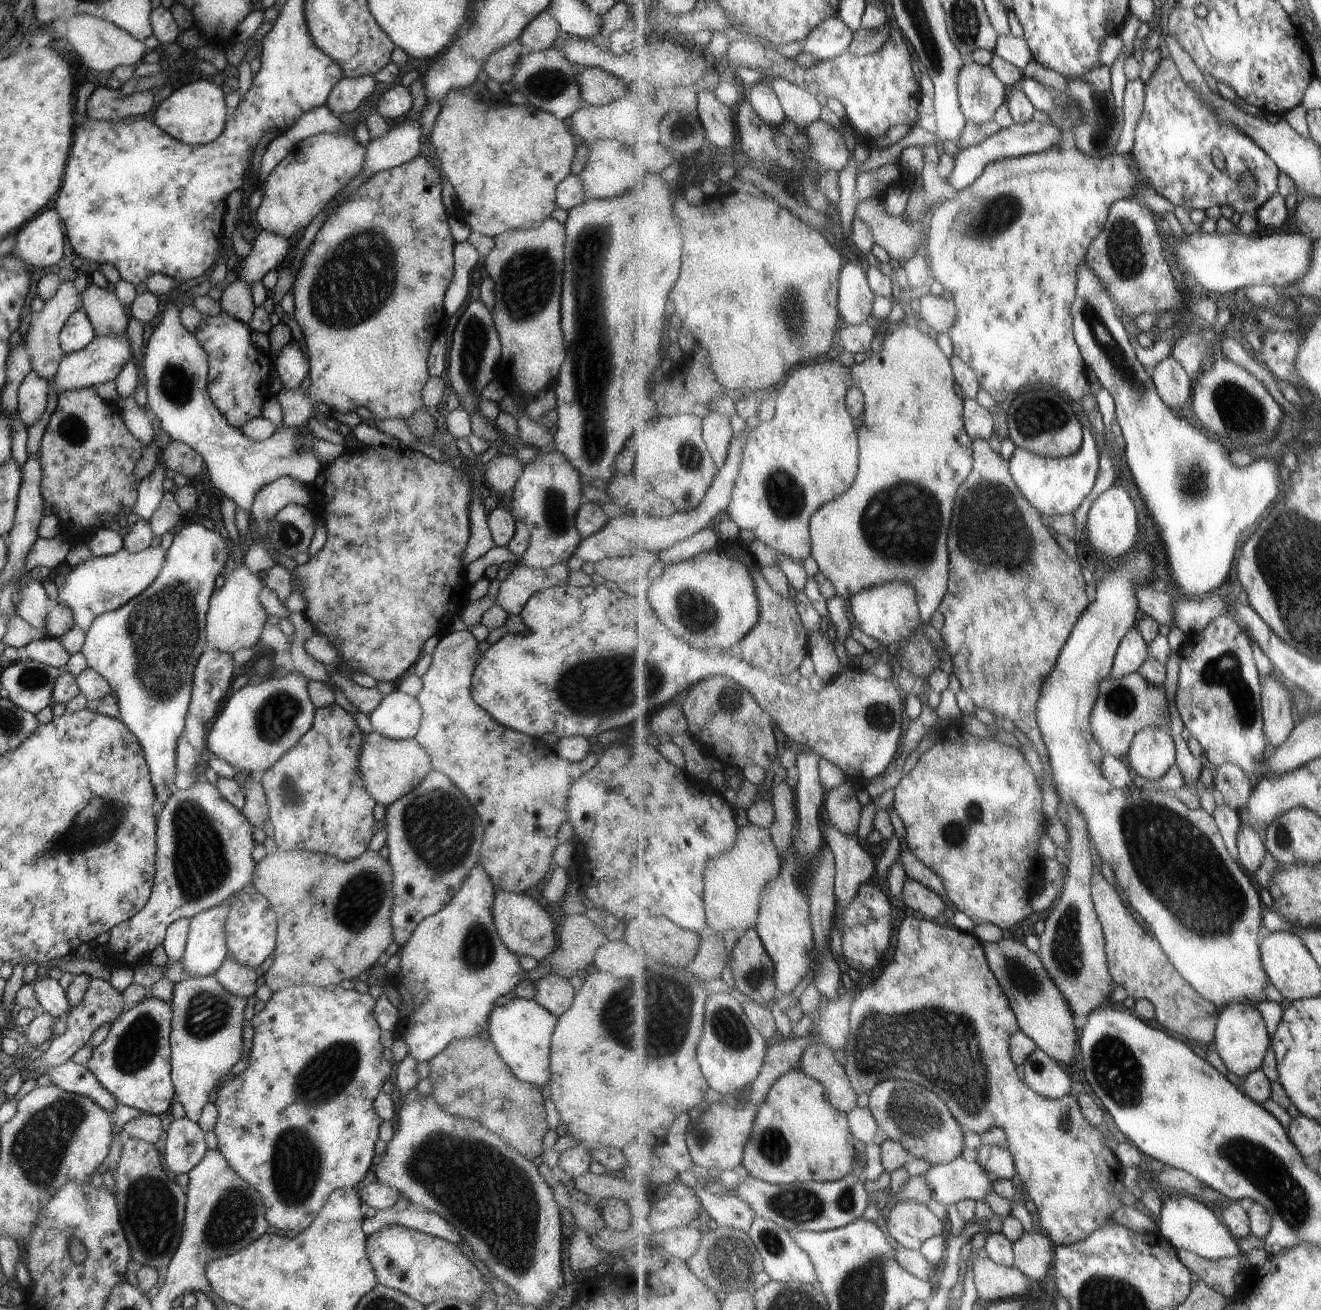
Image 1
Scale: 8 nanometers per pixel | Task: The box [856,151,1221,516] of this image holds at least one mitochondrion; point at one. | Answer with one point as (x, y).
(1106, 342)

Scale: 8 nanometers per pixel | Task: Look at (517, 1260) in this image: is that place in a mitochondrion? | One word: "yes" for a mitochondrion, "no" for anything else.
yes

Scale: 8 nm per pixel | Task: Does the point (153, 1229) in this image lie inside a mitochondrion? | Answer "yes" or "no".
yes

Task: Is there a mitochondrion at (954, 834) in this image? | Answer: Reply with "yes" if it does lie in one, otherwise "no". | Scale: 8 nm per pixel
yes

